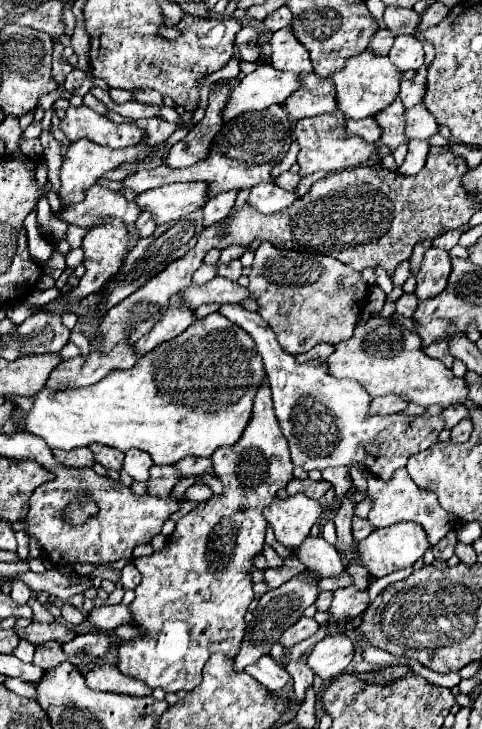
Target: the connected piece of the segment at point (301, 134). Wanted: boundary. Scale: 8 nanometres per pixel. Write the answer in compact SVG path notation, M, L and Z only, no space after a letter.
M339 112L333 114L323 114L323 116L313 116L313 118L303 118L295 124L295 140L299 142L299 174L307 176L317 170L325 172L337 172L337 170L347 170L355 168L359 164L369 162L377 154L375 144L363 142L359 136L347 136L345 132L345 120Z

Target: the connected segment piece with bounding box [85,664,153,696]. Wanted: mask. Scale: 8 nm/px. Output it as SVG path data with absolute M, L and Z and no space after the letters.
M101 664L101 666L91 666L85 674L87 686L93 690L103 690L103 692L119 692L119 694L129 694L129 696L149 696L153 690L147 688L141 680L123 676L115 666L111 664Z

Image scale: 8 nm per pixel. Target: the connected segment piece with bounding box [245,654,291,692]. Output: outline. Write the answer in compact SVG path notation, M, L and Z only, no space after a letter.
M269 654L261 656L255 664L247 666L245 672L249 676L253 676L257 682L261 682L265 688L269 688L271 692L279 692L279 688L283 688L289 682L289 674L283 666L279 666Z

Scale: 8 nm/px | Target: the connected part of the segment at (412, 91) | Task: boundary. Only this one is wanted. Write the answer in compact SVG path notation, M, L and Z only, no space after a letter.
M419 68L417 76L413 80L401 82L399 98L403 100L405 108L413 108L415 104L421 102L423 96L425 96L425 68Z

